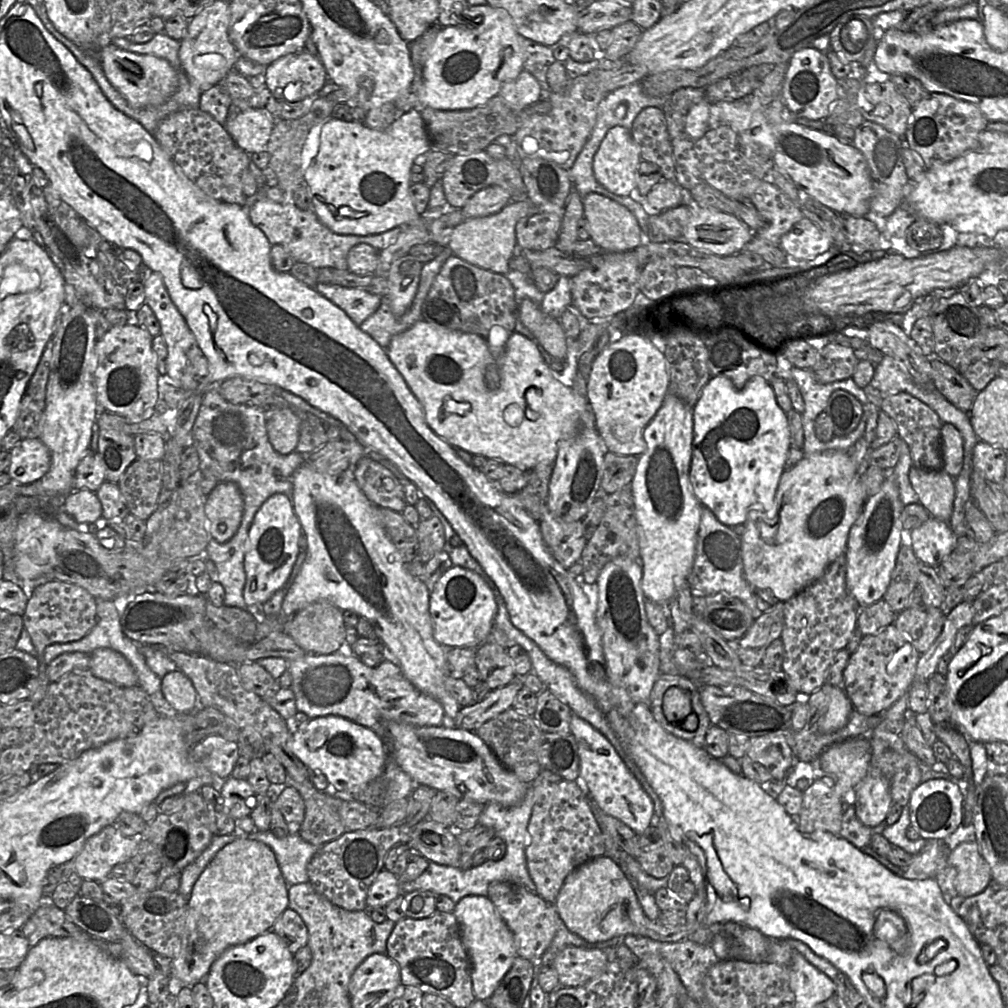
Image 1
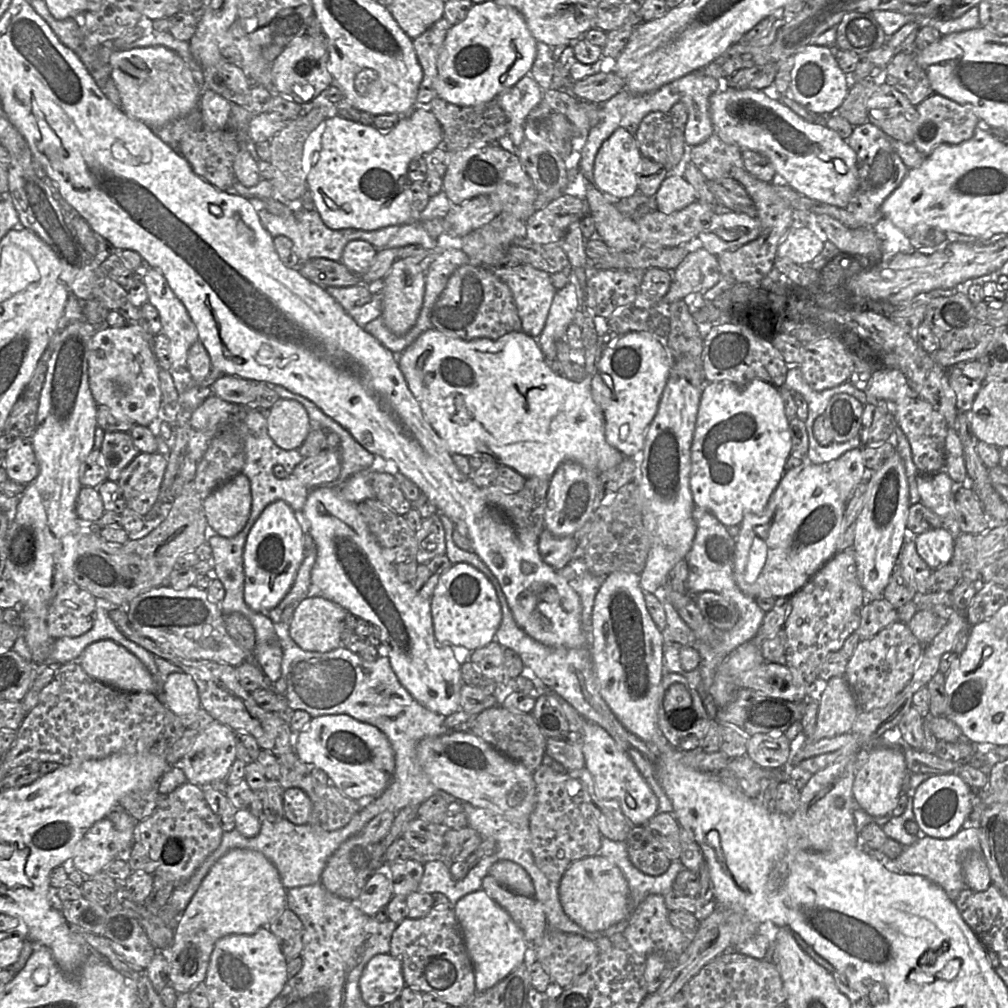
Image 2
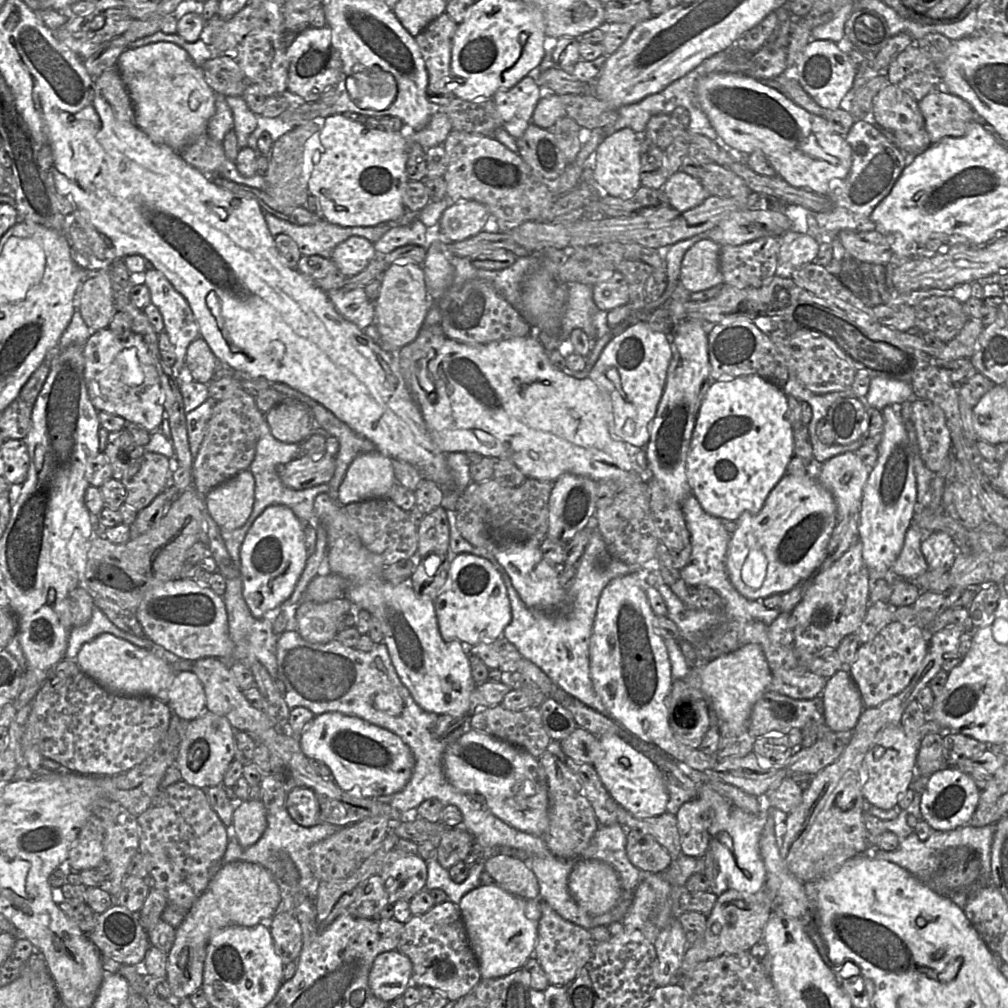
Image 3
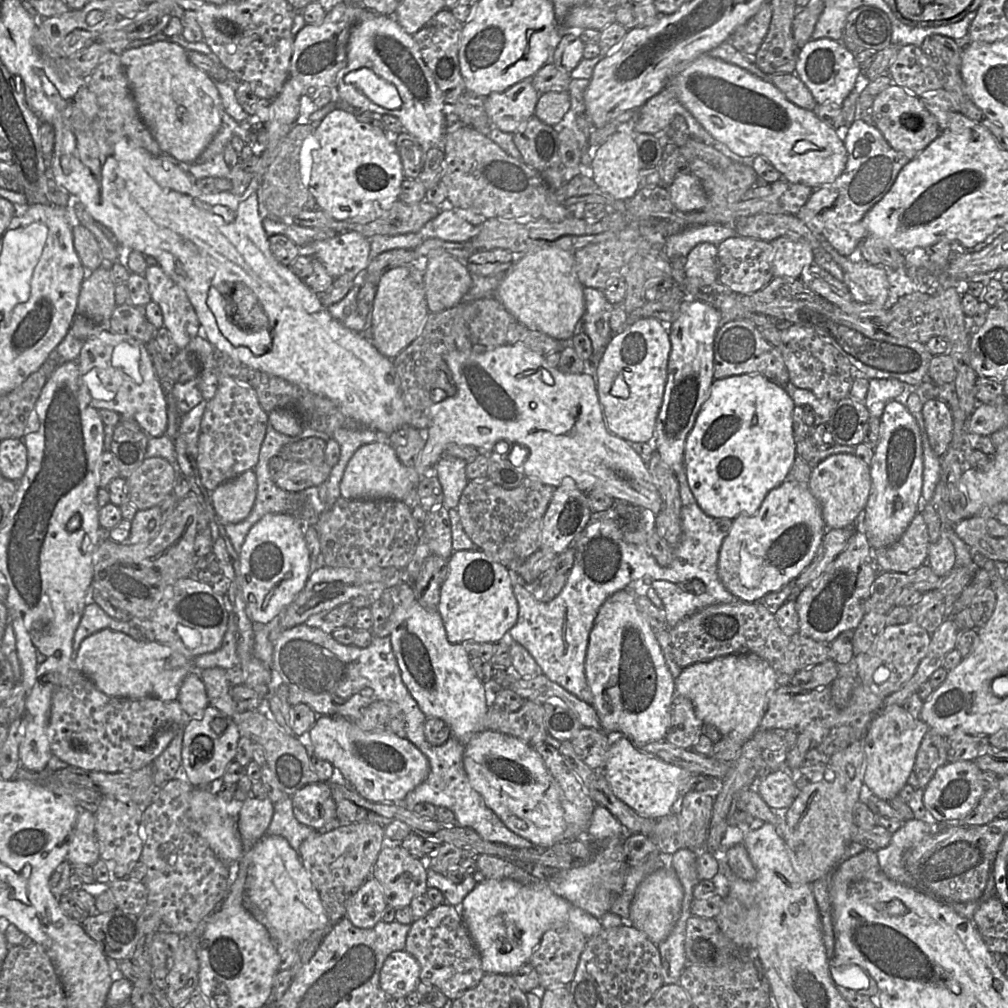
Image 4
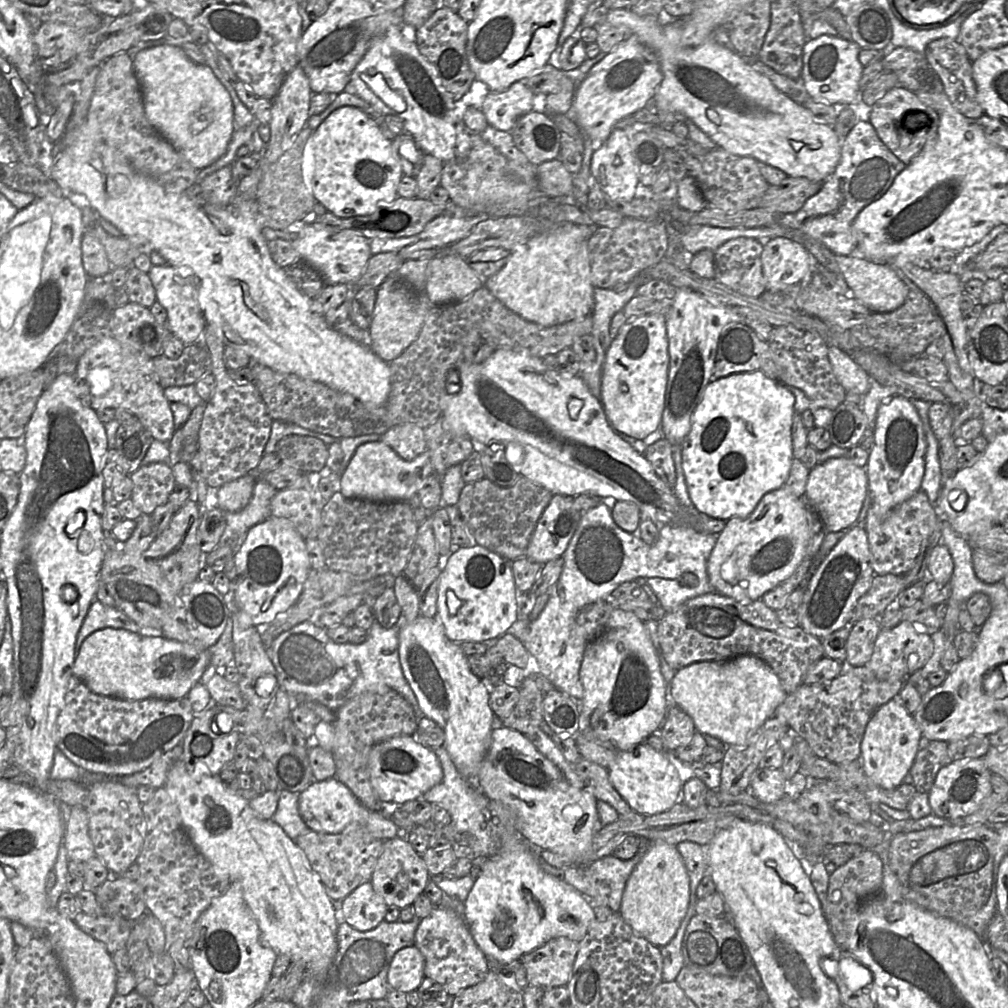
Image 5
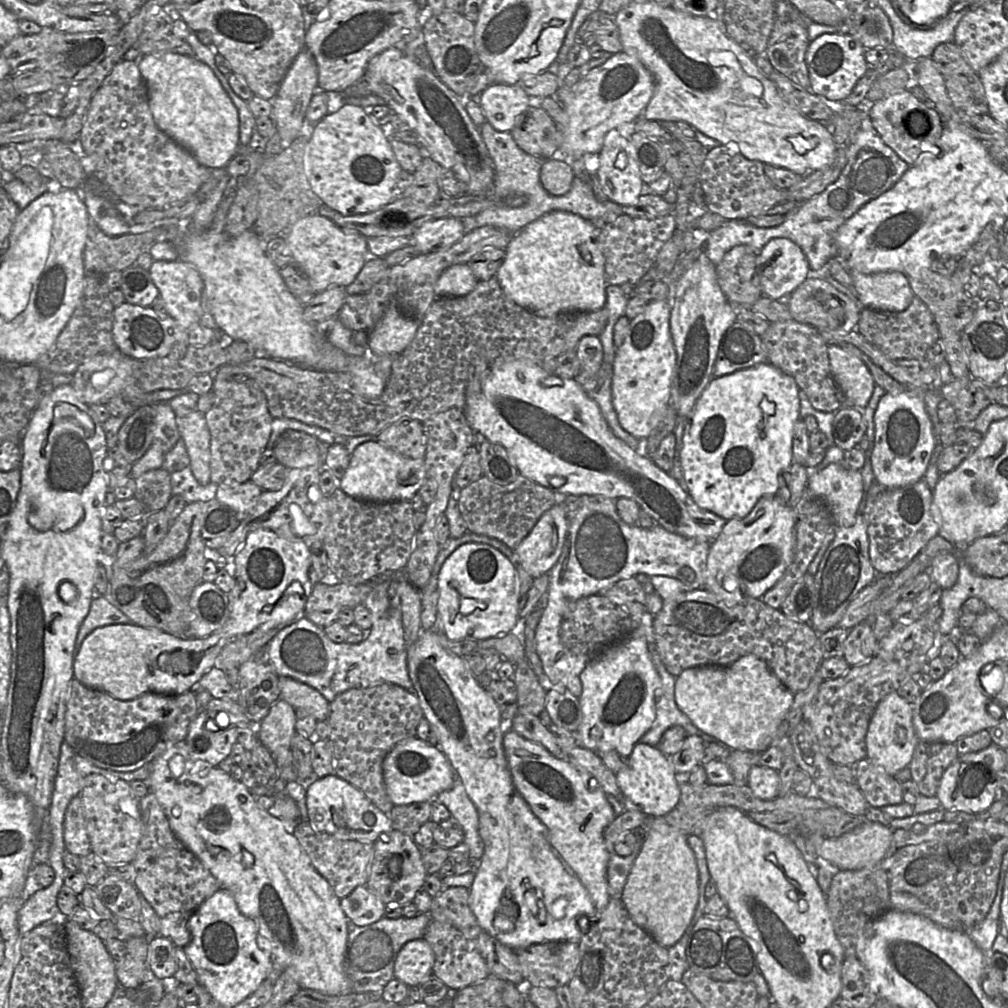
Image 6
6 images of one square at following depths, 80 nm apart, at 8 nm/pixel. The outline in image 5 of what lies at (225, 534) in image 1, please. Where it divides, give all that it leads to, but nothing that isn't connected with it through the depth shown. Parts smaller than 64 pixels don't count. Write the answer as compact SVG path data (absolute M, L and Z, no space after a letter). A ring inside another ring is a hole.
M253 473L225 483L216 491L217 506L225 512L242 510L252 497L255 483Z

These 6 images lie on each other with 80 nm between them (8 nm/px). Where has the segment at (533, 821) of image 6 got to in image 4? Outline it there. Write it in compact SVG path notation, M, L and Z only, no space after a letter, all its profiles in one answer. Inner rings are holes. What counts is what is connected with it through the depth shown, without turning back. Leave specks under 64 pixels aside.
M395 590L391 591L394 601L393 629L389 635L392 651L396 657L401 678L420 710L427 718L443 720L451 729L452 735L463 746L483 728L483 719L489 709L486 702L484 684L478 679L470 664L470 656L462 644L451 644L447 640L442 618L438 611L429 610L414 601L409 606L401 605ZM485 879L477 883L463 899L459 909L468 933L480 954L482 969L485 973L512 975L521 966L529 963L543 934L549 929L571 925L587 939L603 929L599 919L556 895L550 889L547 880L533 881L528 885L523 885L512 879Z

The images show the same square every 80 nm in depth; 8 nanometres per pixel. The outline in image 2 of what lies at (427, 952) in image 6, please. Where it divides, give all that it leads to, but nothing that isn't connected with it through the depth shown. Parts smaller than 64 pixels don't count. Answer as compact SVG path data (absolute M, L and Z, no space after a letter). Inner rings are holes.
M390 953L373 956L359 980L362 999L370 1007L388 1005L400 996L405 985L402 964Z

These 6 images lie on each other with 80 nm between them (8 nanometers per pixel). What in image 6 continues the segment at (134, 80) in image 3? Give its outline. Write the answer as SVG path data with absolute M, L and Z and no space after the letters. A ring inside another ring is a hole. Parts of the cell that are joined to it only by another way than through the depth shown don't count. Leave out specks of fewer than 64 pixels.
M173 52L142 55L138 66L147 85L149 108L156 126L188 150L202 166L226 167L239 146L239 113L213 70L196 57Z

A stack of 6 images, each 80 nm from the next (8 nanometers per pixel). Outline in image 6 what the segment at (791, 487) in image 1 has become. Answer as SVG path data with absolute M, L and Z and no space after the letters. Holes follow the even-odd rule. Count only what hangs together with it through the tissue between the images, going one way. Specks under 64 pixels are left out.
M778 495L760 498L745 518L727 520L718 536L711 541L703 588L717 595L728 605L738 605L749 600L761 599L764 593L783 576L792 560L795 545L795 523L794 508L784 504Z

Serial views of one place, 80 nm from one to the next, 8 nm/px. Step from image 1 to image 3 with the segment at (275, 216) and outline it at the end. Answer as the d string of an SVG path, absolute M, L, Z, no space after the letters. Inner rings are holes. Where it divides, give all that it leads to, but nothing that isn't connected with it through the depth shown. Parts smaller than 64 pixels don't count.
M264 212L263 216L273 237L286 234L296 242L302 255L319 255L324 258L331 258L334 248L351 236L364 237L374 244L392 228L390 223L367 227L339 226L324 218L312 225L296 225L269 212Z

